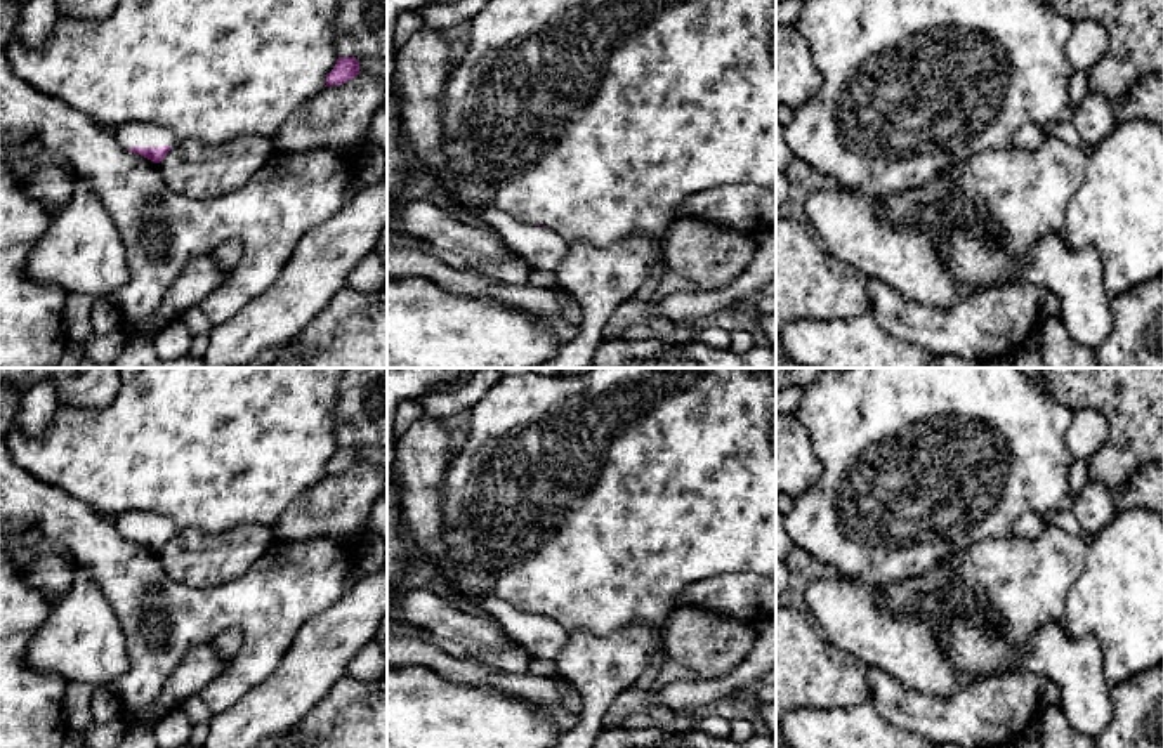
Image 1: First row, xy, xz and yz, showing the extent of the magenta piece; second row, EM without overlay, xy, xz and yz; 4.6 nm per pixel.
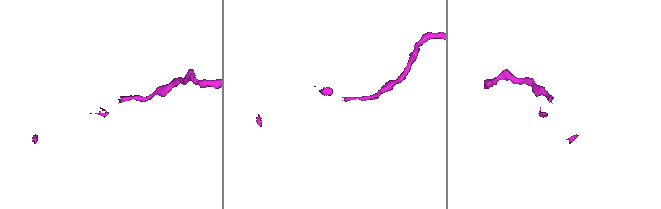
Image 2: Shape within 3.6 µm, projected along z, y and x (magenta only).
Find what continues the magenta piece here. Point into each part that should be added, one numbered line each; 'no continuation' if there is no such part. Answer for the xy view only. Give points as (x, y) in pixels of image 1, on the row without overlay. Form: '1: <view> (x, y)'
1: xy (134, 523)

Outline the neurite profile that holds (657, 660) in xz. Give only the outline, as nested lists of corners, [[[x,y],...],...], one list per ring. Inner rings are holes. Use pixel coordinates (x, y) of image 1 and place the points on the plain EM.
[[[663,649],[653,654],[651,665],[647,666],[647,670],[646,670],[646,673],[644,673],[642,680],[641,680],[641,686],[646,691],[646,694],[651,692],[663,659],[665,659],[665,651]]]

